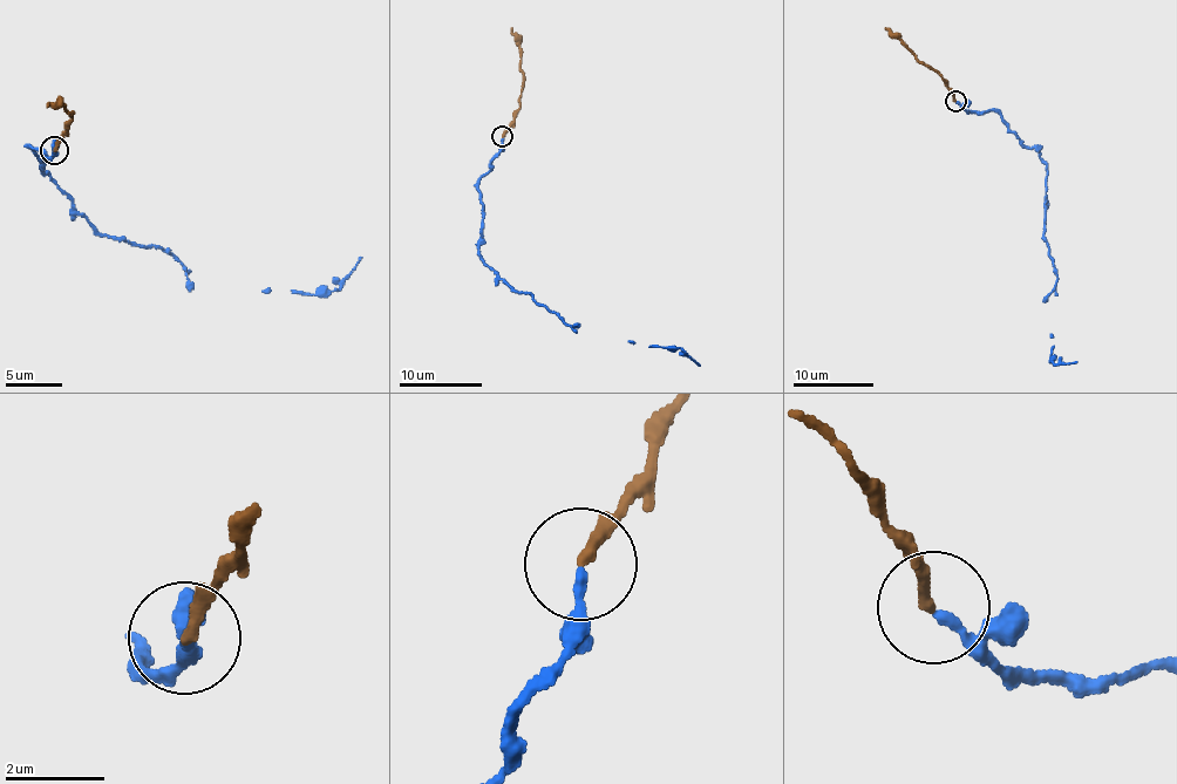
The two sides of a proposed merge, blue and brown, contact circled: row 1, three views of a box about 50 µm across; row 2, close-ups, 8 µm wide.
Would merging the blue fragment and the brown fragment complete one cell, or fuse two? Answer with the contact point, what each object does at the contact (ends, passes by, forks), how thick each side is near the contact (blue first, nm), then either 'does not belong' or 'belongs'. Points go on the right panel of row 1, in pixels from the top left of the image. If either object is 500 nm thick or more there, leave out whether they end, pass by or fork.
place (956, 101); blue ends; brown ends; calibres 190 and 220 nm; belongs

